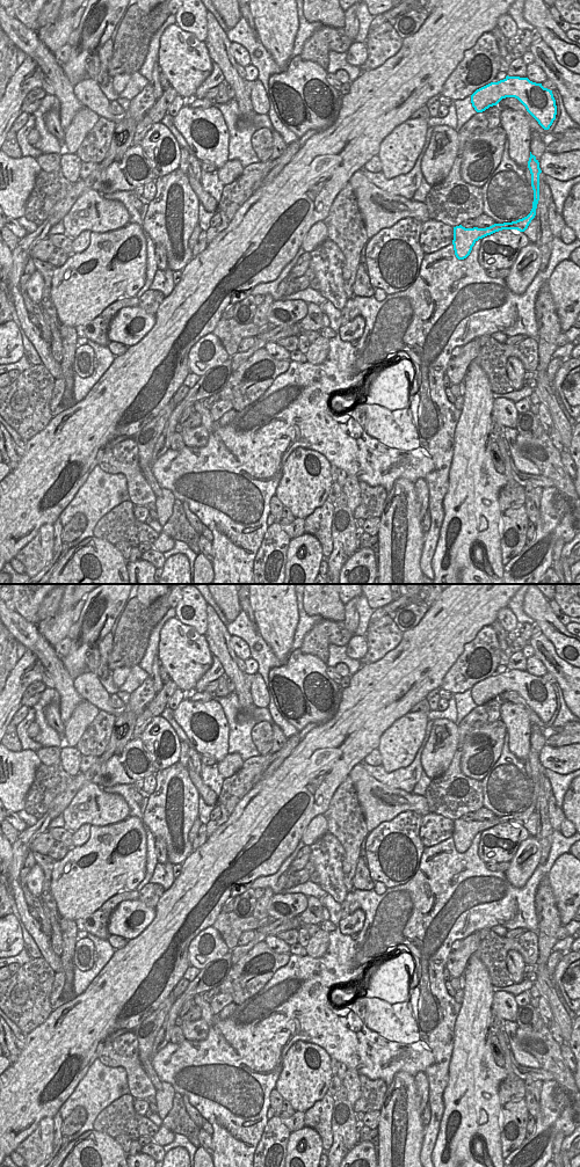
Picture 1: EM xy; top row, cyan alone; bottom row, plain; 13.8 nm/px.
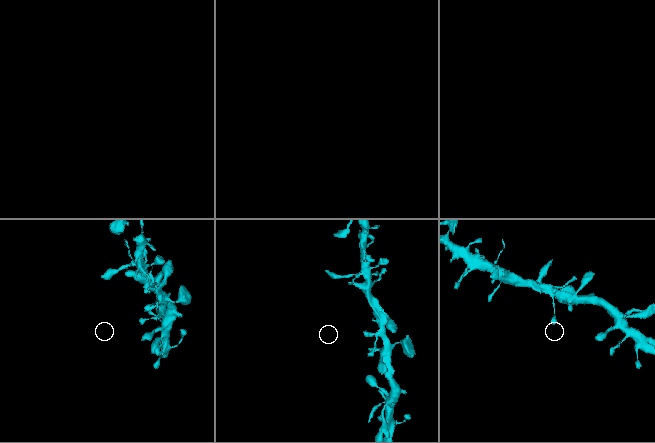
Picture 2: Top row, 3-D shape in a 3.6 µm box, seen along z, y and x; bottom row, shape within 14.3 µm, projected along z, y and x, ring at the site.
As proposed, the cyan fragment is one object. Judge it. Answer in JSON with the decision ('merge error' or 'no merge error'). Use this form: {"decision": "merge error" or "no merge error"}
{"decision": "no merge error"}

